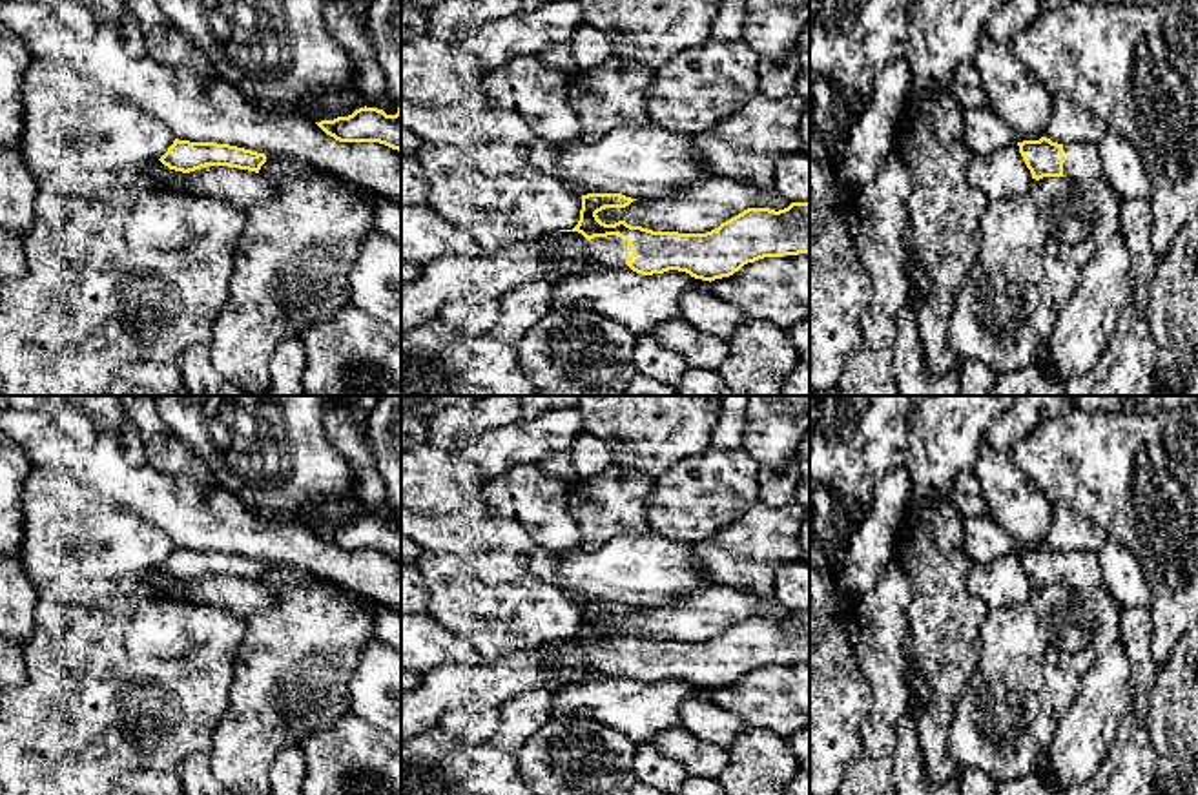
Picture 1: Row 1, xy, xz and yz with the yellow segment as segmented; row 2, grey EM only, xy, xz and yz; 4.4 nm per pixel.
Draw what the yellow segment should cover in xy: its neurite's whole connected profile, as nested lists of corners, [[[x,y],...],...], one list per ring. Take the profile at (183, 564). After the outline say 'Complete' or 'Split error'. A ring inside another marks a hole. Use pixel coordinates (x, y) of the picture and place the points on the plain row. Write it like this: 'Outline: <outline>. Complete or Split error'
Outline: [[[175,547],[159,569],[170,578],[182,582],[206,574],[228,574],[259,582],[261,574],[266,571],[266,563],[230,552]]]. Complete

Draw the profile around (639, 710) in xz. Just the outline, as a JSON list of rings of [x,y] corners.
[[[609,678],[573,684],[556,693],[553,717],[594,718],[627,735],[635,744],[649,742],[662,729],[678,728],[686,698],[709,700],[711,691],[686,680],[642,684],[633,678]]]

